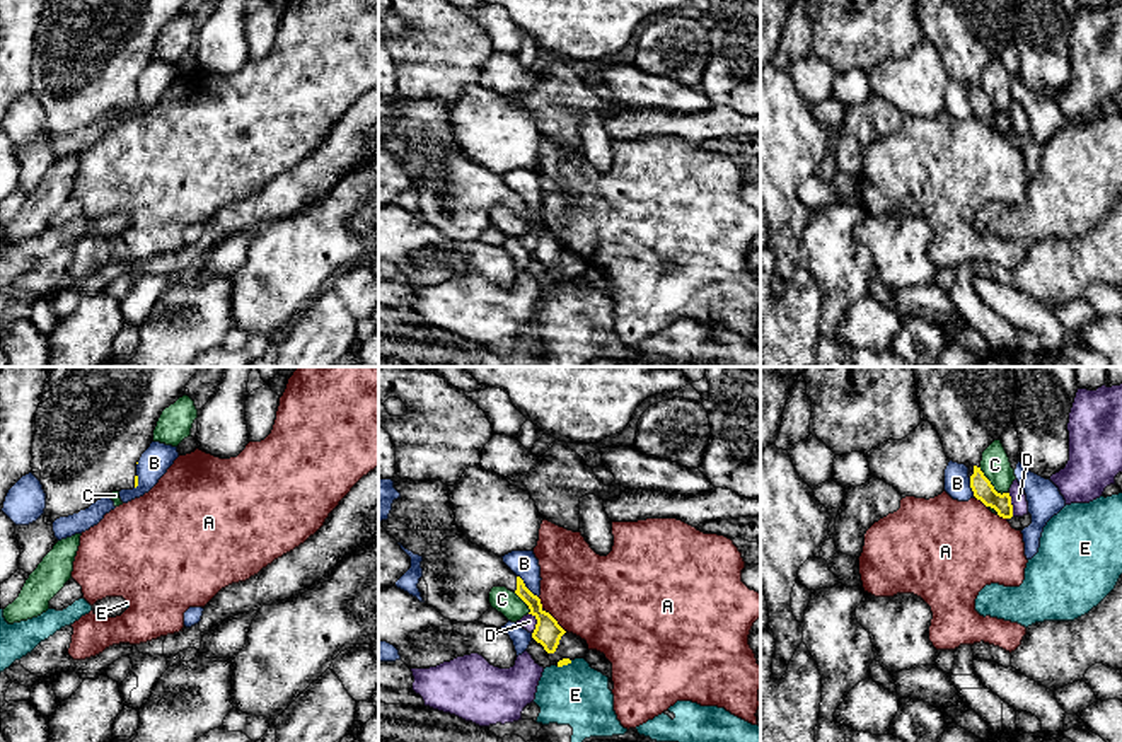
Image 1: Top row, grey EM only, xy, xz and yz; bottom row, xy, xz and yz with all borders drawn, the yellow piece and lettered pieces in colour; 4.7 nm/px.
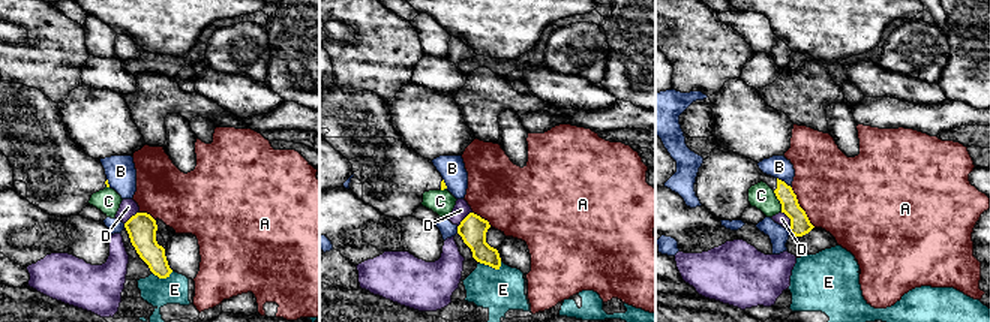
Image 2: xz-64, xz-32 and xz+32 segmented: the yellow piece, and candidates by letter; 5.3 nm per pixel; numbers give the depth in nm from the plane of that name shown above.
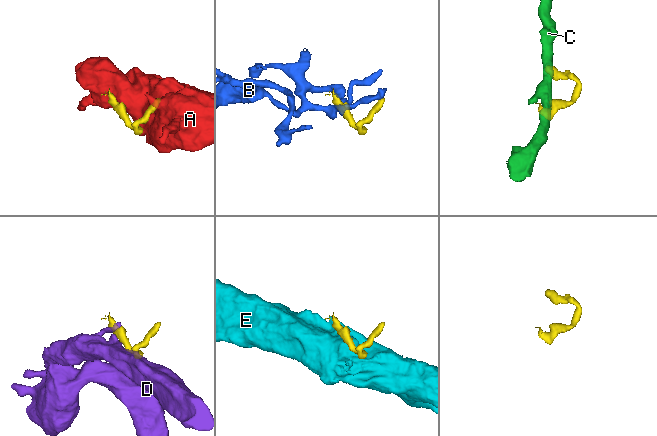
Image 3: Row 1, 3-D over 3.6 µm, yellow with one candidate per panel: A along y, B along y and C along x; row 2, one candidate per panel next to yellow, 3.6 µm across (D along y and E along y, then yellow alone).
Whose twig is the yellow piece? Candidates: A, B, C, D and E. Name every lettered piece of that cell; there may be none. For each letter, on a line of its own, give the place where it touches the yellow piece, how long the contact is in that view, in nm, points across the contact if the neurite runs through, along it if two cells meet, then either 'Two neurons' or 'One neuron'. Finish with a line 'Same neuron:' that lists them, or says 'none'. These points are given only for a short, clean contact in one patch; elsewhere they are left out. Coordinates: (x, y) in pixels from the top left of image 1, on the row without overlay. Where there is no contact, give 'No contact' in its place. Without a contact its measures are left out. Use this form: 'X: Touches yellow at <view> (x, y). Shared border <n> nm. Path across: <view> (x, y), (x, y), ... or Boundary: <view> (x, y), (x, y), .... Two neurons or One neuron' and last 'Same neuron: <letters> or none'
A: Touches yellow at xz (549, 232). Shared border 220 nm. Two neurons
B: Touches yellow at xz (526, 205). Shared border 150 nm. Two neurons
C: Touches yellow at yz (991, 103). Shared border 190 nm. Boundary: yz (979, 86), (998, 110), (1008, 111). Two neurons
D: Touches yellow at xz (537, 241). Shared border 110 nm. Two neurons
E: Touches yellow at xz (563, 282). Shared border 80 nm. Boundary: xz (572, 278), (556, 284). Two neurons
Same neuron: none

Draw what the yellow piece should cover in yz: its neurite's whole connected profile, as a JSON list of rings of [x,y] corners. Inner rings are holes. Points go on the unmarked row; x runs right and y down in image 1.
[[[916,0],[921,39],[929,39],[938,49],[950,78],[969,85],[974,114],[991,125],[1003,136],[1013,135],[1009,111],[998,111],[980,89],[982,70],[1001,53],[1011,39],[1016,19],[1016,0]]]

